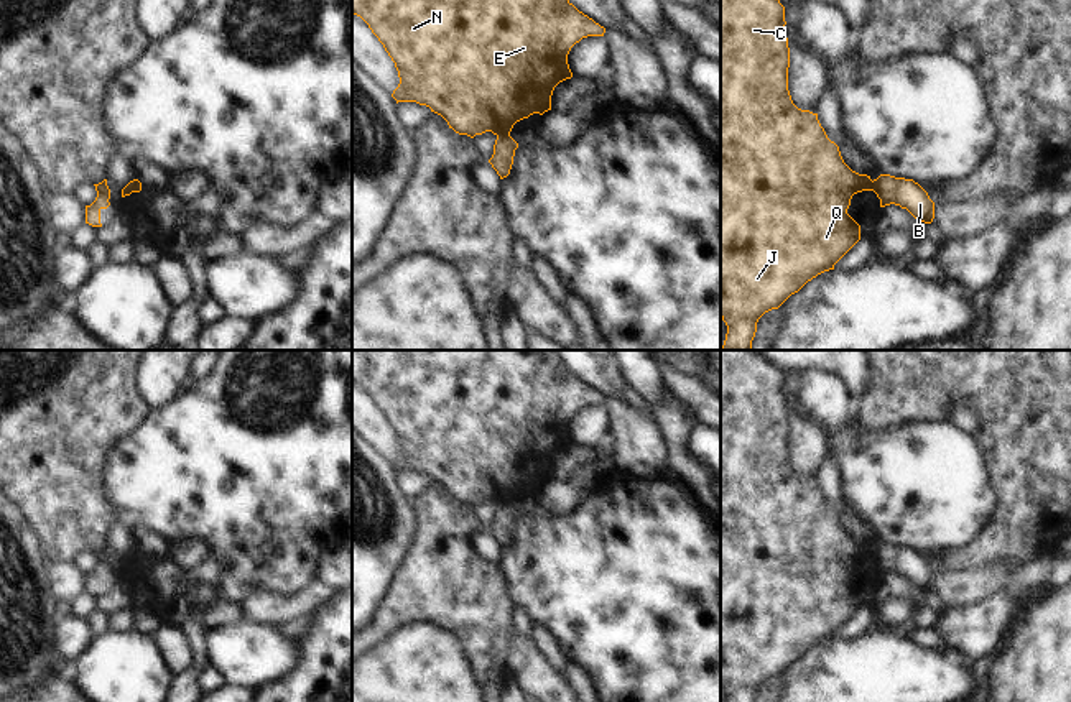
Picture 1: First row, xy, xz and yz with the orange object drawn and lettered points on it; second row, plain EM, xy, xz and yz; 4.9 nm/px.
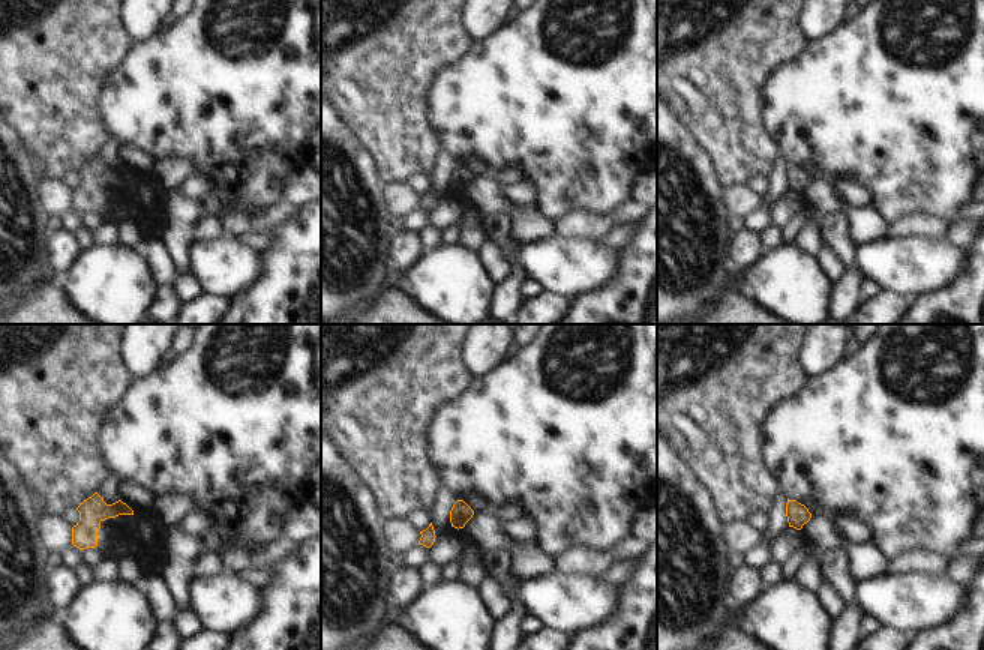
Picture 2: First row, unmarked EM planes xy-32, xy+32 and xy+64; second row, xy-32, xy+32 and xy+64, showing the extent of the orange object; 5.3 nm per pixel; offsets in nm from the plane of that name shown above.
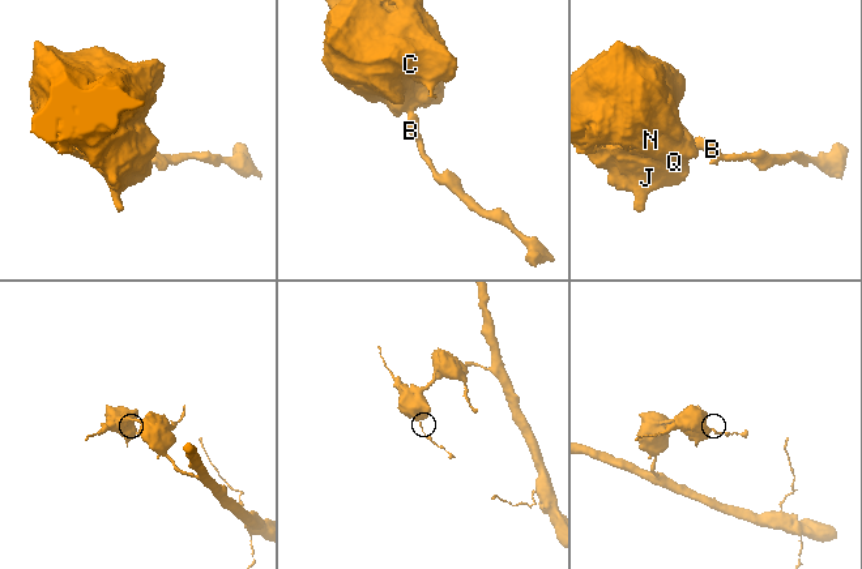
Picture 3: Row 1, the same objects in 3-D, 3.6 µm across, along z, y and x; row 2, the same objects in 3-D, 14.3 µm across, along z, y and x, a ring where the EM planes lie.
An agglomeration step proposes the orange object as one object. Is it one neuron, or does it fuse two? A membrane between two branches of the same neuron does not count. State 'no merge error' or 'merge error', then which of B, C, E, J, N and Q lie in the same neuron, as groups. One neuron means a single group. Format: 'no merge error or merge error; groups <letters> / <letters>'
merge error; groups B / C E J N Q

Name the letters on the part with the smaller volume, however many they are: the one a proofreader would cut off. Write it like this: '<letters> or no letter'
B

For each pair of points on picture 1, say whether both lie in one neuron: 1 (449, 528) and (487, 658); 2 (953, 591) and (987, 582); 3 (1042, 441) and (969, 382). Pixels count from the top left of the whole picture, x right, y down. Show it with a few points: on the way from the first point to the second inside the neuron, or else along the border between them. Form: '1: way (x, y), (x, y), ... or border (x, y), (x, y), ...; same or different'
1: way (449, 561), (449, 582), (471, 604), (482, 625); same
2: way (961, 589), (979, 586); same
3: way (1024, 423), (987, 387); same

